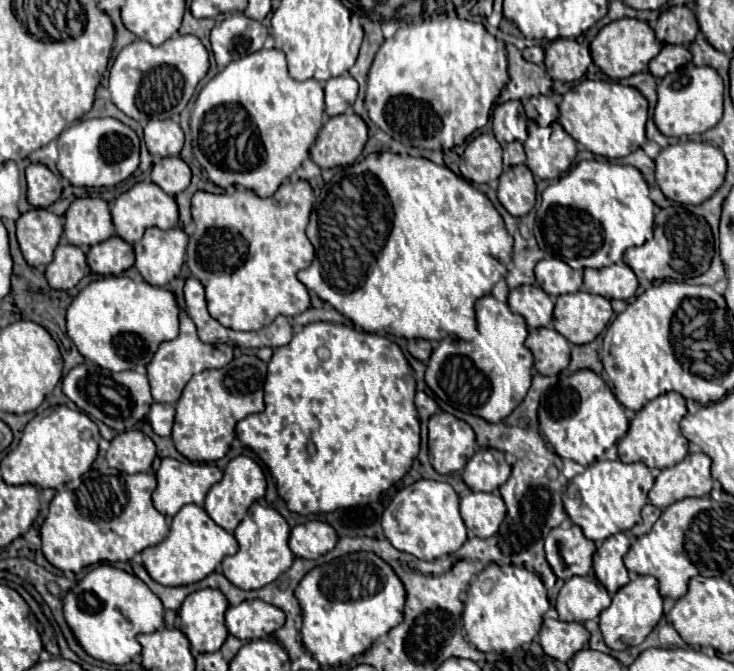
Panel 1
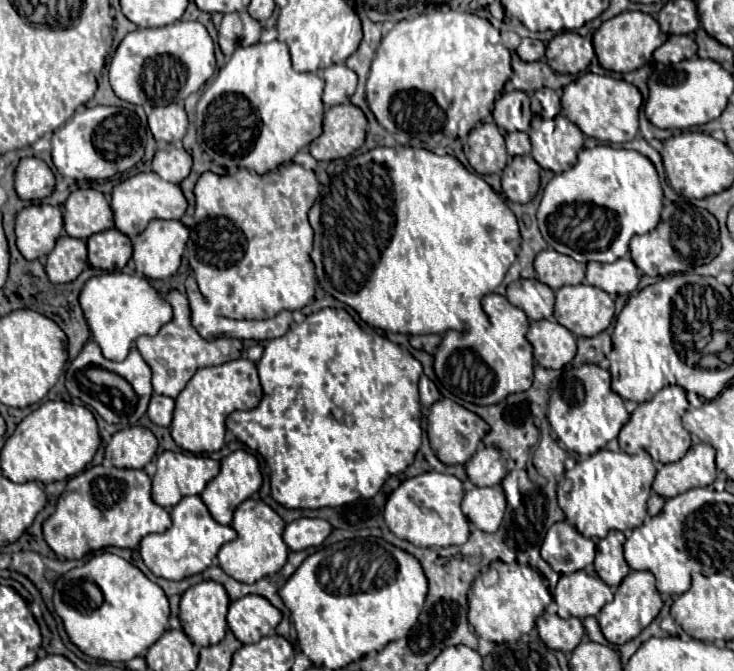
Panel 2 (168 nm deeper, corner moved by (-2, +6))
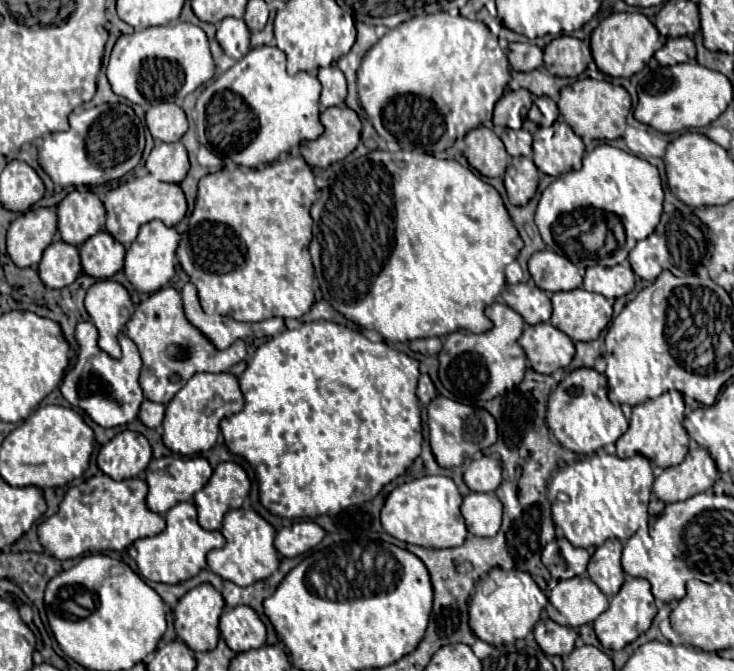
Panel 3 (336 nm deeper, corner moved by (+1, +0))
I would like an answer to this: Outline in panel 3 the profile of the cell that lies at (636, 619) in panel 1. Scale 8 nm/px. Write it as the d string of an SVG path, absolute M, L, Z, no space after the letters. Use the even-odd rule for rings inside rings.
M626 578L620 592L610 600L610 608L594 620L594 632L606 650L622 650L626 644L634 642L642 632L646 632L656 616L654 596L650 592L650 582L644 578Z

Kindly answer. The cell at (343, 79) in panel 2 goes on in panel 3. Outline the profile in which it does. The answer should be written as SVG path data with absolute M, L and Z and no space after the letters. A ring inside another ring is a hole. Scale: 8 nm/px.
M332 64L328 68L318 70L318 80L322 84L322 94L320 94L320 104L324 108L330 106L340 106L346 98L346 78L342 70Z

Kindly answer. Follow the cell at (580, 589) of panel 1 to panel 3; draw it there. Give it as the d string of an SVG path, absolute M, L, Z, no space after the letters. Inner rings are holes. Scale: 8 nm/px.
M574 576L560 580L548 596L548 616L570 628L594 622L604 610L608 610L608 598L588 576Z

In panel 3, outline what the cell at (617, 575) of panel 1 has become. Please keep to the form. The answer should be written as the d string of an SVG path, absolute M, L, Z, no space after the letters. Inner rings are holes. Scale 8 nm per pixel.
M606 540L602 546L596 548L596 552L590 558L590 580L606 594L614 596L618 594L620 586L624 584L624 570L620 566L620 552L622 544L618 540Z

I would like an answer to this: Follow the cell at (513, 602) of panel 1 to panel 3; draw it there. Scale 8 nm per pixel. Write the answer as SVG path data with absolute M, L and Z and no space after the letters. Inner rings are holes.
M499 567L493 568L488 572L486 579L476 584L476 592L470 598L470 608L468 608L470 628L480 640L492 646L510 644L518 638L528 636L528 632L540 620L540 612L546 606L546 602L548 598L528 572L517 569L504 572Z

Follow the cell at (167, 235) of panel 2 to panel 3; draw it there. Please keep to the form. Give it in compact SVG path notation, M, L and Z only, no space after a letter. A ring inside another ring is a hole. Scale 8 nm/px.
M160 220L146 222L140 228L138 238L128 246L126 258L124 258L124 274L138 292L152 294L152 292L158 292L164 284L168 284L168 280L174 276L178 242L180 242L180 234L174 228L164 226Z

